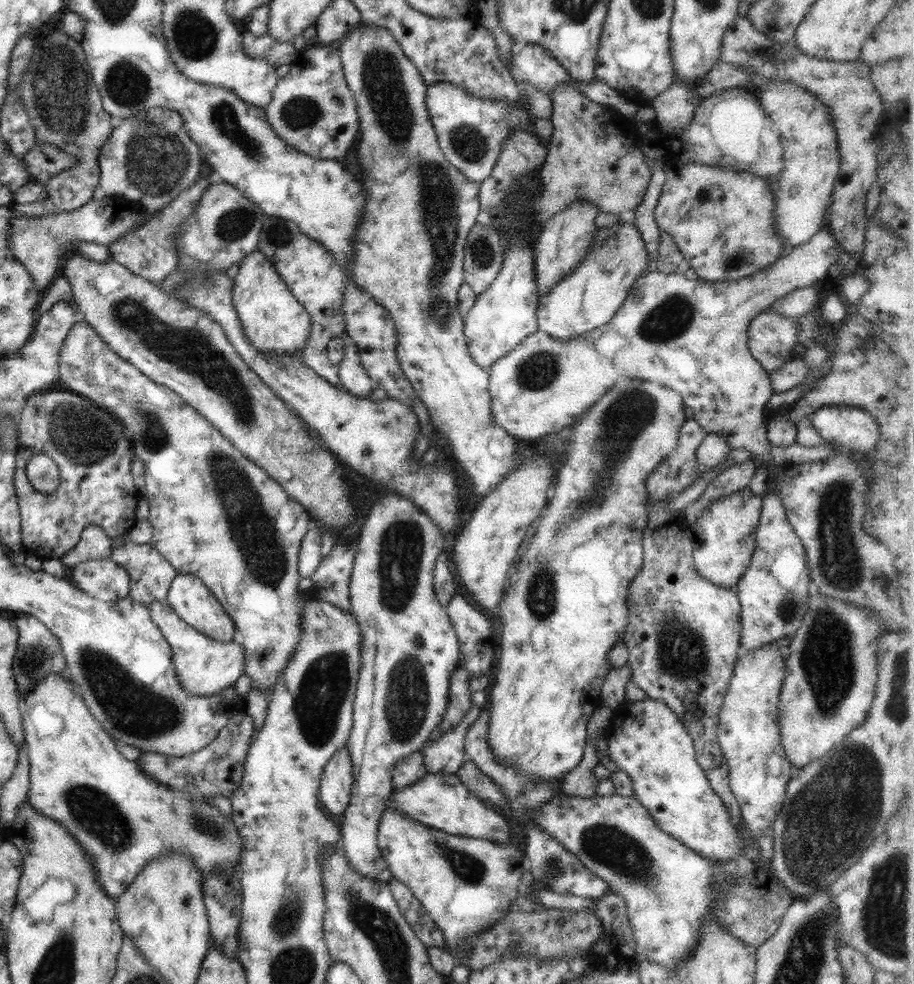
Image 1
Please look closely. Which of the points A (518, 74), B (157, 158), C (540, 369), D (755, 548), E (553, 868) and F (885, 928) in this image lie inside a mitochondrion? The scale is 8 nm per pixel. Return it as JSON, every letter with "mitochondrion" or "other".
{"A":"other","B":"mitochondrion","C":"mitochondrion","D":"other","E":"mitochondrion","F":"mitochondrion"}

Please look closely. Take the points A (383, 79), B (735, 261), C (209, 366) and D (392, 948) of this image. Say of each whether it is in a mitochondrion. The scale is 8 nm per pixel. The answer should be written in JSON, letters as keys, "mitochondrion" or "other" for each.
{"A":"mitochondrion","B":"mitochondrion","C":"mitochondrion","D":"mitochondrion"}

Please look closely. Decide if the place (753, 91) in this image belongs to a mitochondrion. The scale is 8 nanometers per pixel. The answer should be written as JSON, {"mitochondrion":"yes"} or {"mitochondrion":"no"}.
{"mitochondrion":"no"}

